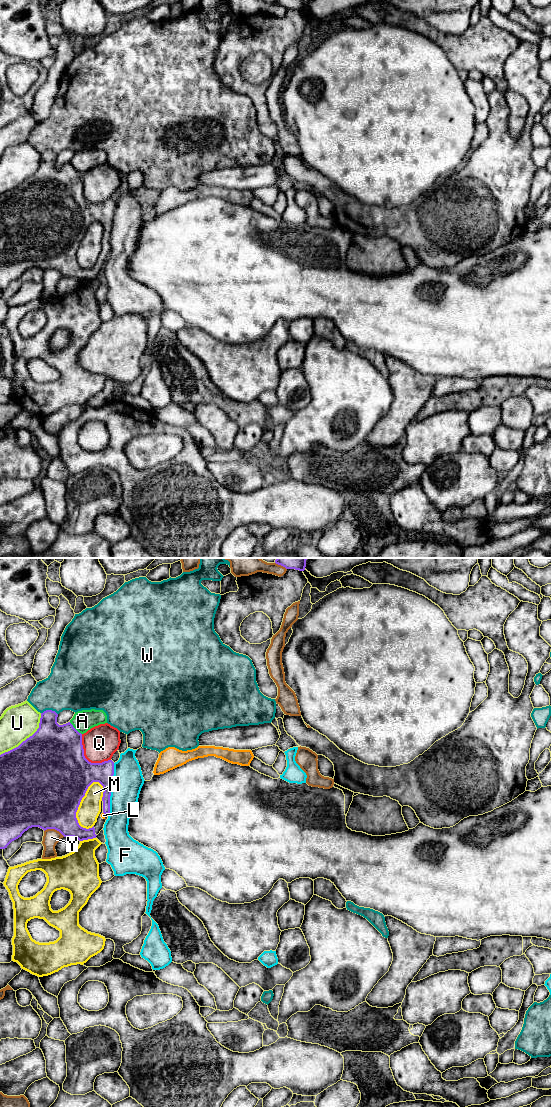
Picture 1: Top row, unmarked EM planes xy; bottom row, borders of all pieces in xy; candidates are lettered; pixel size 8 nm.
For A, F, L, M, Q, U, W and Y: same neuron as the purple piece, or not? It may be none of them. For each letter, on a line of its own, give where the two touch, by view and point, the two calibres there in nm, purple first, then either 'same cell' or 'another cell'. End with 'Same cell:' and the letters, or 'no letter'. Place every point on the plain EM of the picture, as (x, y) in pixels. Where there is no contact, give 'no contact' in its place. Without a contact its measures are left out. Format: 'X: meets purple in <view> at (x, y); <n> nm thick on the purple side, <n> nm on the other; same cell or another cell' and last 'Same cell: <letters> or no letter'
A: meets purple in xy at (74, 168); 460 nm thick on the purple side, 170 nm on the other; another cell
F: meets purple in xy at (111, 228); 200 nm thick on the purple side, 240 nm on the other; another cell
L: meets purple in xy at (105, 253); 100 nm thick on the purple side, 40 nm on the other; same cell
M: meets purple in xy at (79, 244); 500 nm thick on the purple side, 180 nm on the other; another cell
Q: meets purple in xy at (85, 198); 500 nm thick on the purple side, 280 nm on the other; another cell
U: meets purple in xy at (27, 178); 500 nm thick on the purple side, 280 nm on the other; another cell
W: meets purple in xy at (49, 150); 300 nm thick on the purple side, 380 nm on the other; another cell
Y: meets purple in xy at (54, 268); 500 nm thick on the purple side, 130 nm on the other; another cell
Same cell: L

